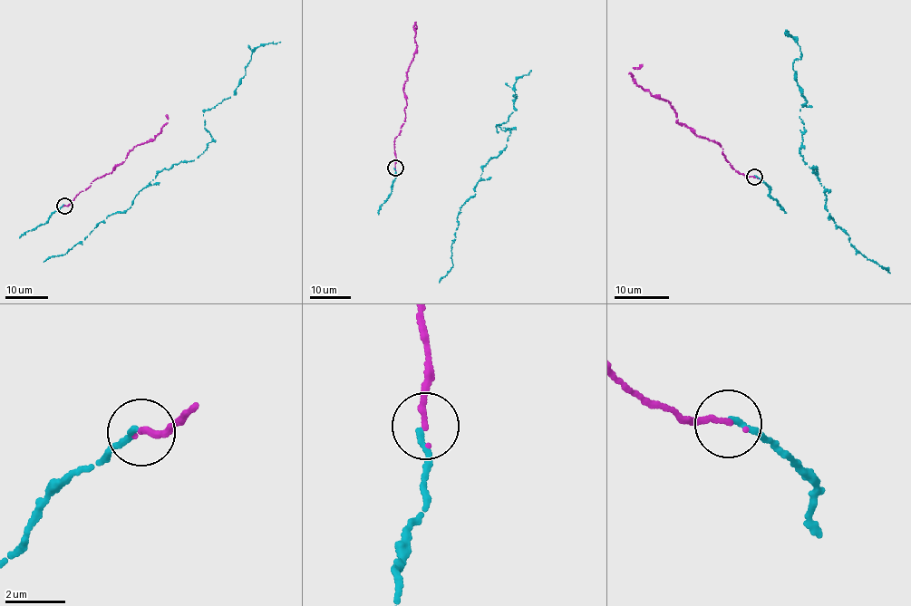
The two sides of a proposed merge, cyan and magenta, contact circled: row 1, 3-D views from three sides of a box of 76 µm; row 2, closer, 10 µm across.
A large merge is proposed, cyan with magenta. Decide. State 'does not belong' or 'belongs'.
belongs

